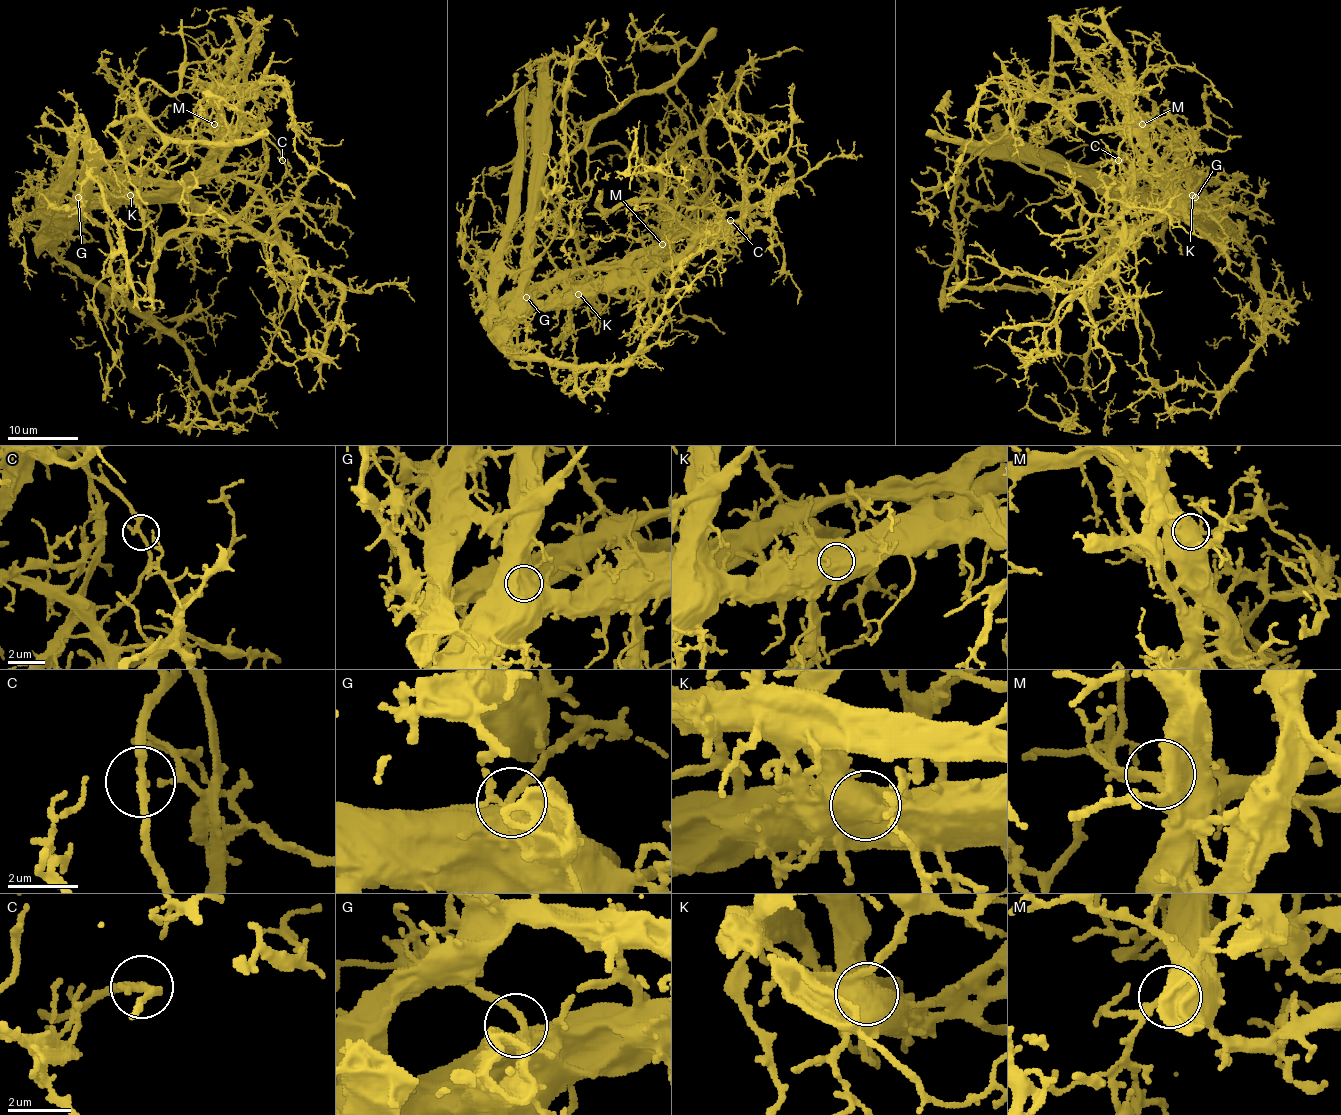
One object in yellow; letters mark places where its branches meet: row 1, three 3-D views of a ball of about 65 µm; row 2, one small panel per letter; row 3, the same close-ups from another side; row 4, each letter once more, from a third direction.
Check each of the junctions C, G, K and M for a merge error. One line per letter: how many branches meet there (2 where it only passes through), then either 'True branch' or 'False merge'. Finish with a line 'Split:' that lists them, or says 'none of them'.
C: Branches: 2. False merge
G: Branches: 2. True branch
K: Branches: 1. False merge
M: Branches: 2. True branch
Split: C, K

